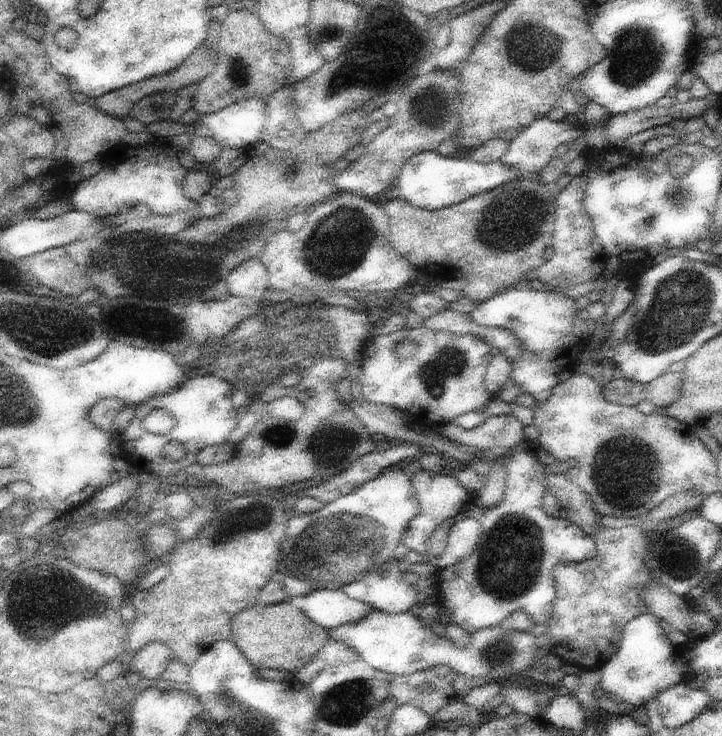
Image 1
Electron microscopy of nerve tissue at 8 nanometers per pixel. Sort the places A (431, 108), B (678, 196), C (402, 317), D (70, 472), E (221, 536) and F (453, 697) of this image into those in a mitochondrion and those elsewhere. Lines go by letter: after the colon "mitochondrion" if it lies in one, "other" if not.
A: mitochondrion
B: mitochondrion
C: other
D: other
E: mitochondrion
F: other

